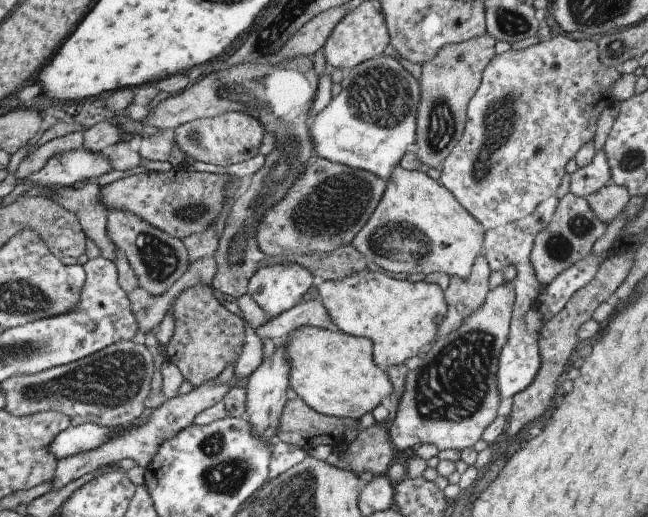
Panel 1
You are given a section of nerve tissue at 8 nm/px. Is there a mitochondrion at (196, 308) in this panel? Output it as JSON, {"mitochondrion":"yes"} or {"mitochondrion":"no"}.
{"mitochondrion":"no"}

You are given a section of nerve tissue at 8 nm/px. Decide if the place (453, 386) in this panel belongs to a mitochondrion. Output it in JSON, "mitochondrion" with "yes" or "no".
{"mitochondrion":"yes"}

